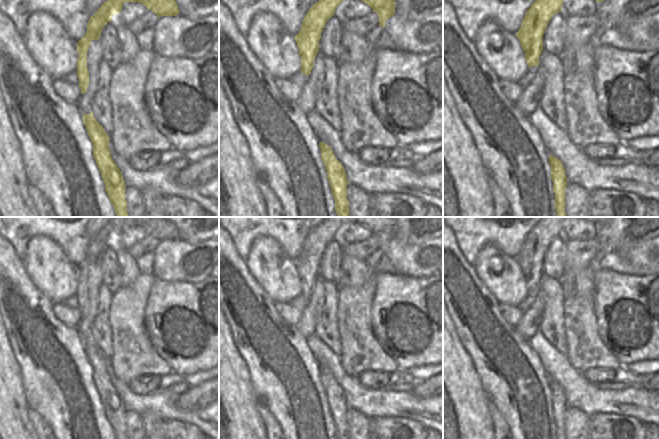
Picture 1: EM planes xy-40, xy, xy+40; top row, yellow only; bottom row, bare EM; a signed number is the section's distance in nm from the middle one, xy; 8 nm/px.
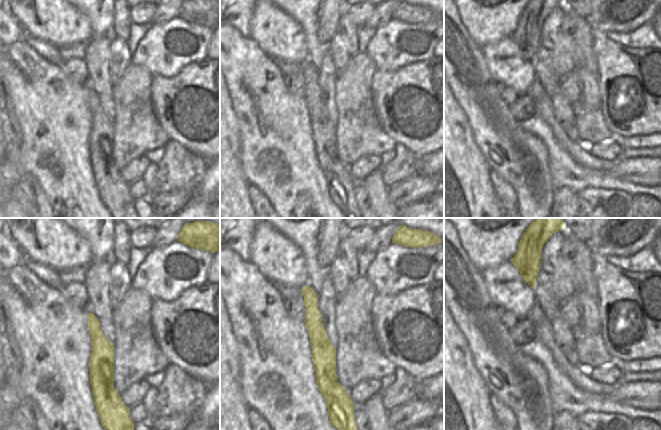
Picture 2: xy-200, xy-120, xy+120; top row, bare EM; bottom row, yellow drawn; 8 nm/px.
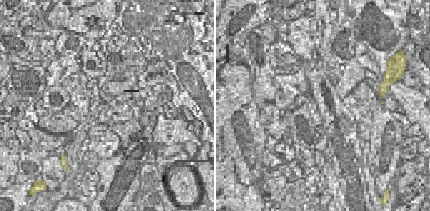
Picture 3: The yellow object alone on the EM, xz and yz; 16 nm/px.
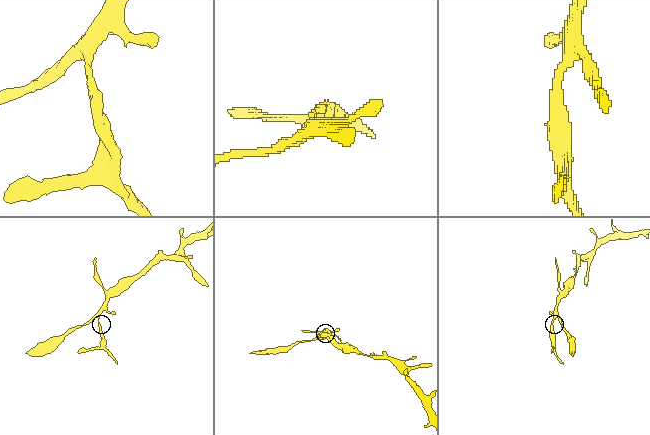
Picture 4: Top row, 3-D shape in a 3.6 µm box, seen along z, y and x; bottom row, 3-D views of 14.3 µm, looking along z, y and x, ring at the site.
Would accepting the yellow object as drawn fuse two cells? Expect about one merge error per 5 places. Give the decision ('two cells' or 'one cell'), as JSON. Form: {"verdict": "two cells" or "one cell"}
{"verdict": "two cells"}

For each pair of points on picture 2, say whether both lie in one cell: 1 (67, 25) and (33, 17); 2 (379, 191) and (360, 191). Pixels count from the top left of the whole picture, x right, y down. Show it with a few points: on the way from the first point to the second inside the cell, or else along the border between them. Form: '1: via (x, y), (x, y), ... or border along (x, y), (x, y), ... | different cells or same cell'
1: via (58, 25), (39, 25) | same cell
2: border along (362, 182), (366, 188), (370, 206) | different cells

